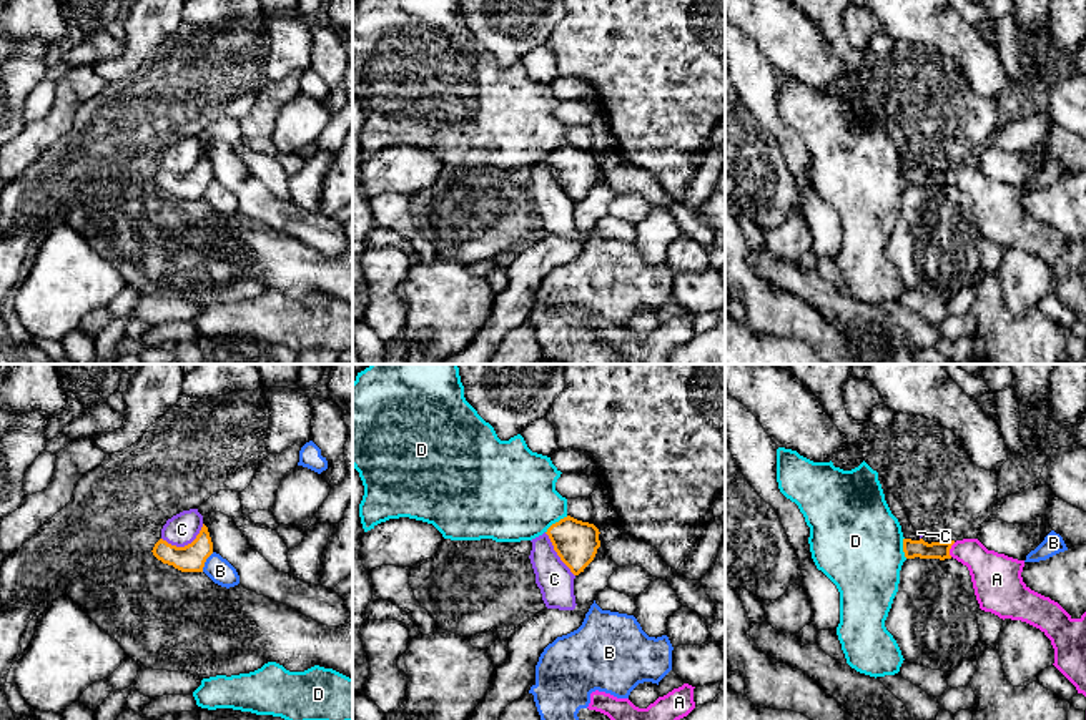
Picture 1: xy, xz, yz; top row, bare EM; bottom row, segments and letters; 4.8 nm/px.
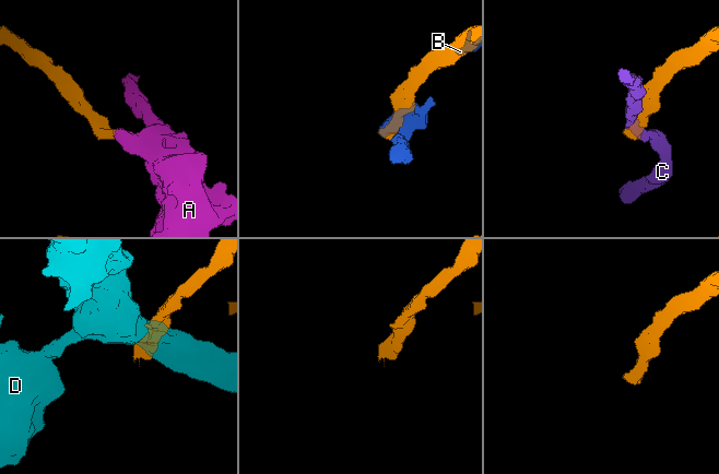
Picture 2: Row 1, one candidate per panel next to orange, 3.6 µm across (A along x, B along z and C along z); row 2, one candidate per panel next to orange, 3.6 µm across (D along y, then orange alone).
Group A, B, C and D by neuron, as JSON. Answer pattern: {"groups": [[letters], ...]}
{"groups": [["A"], ["B"], ["C"], ["D"]]}

